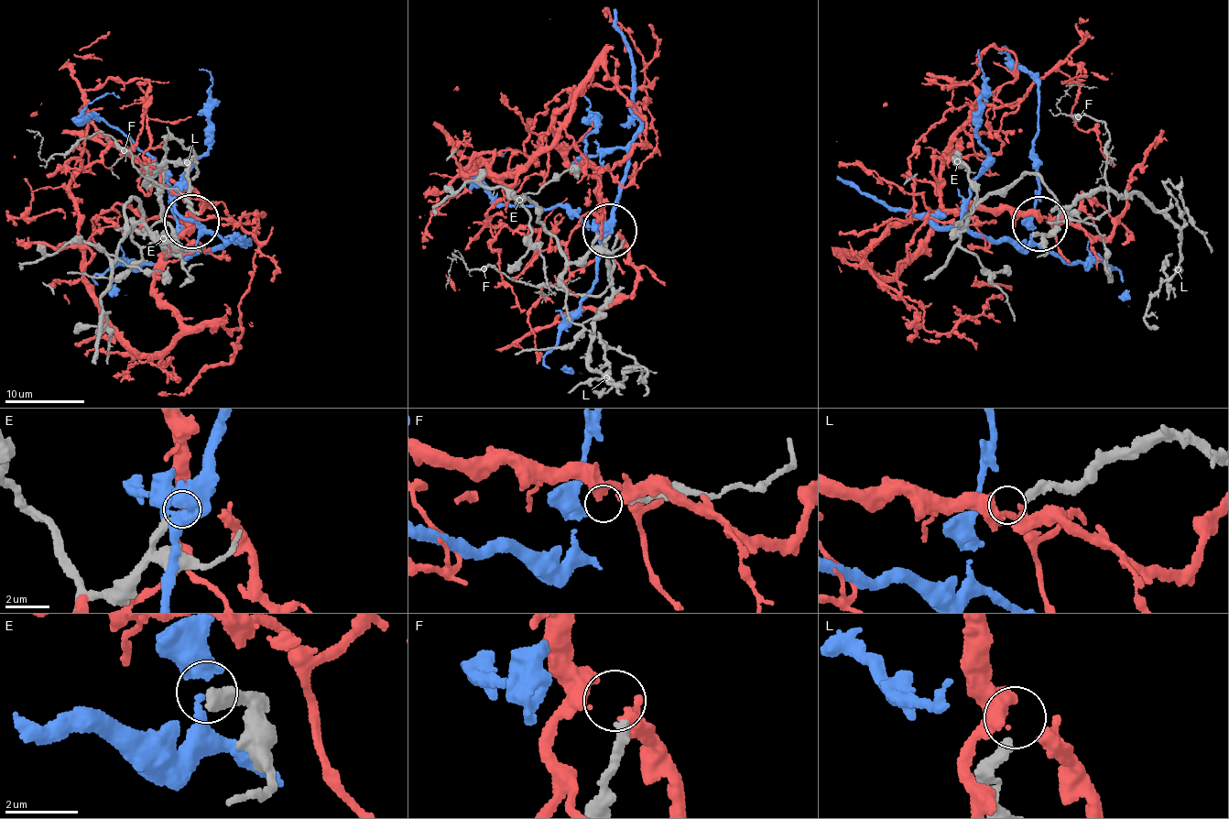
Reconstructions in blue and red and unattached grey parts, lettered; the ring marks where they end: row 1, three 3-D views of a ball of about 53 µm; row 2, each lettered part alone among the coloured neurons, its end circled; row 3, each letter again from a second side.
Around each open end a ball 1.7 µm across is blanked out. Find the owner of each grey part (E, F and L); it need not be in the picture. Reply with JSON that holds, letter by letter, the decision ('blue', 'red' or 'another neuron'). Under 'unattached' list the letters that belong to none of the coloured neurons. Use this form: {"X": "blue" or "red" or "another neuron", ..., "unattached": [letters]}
{"E": "another neuron", "F": "another neuron", "L": "red", "unattached": ["E", "F"]}

